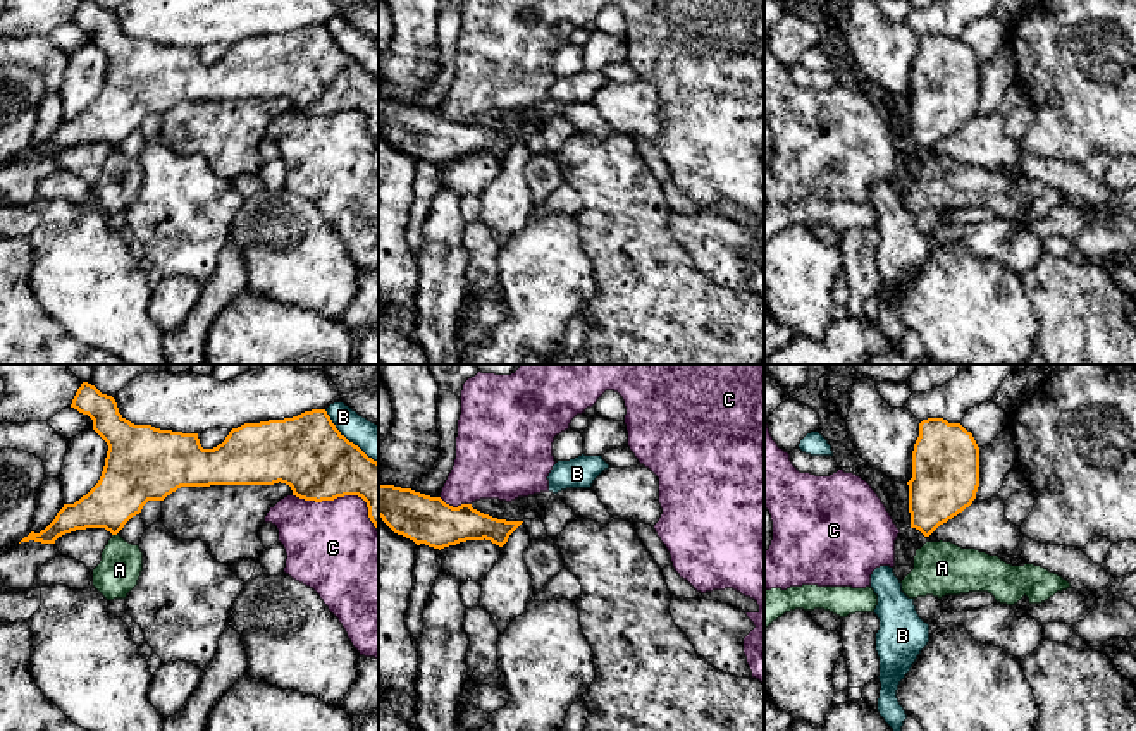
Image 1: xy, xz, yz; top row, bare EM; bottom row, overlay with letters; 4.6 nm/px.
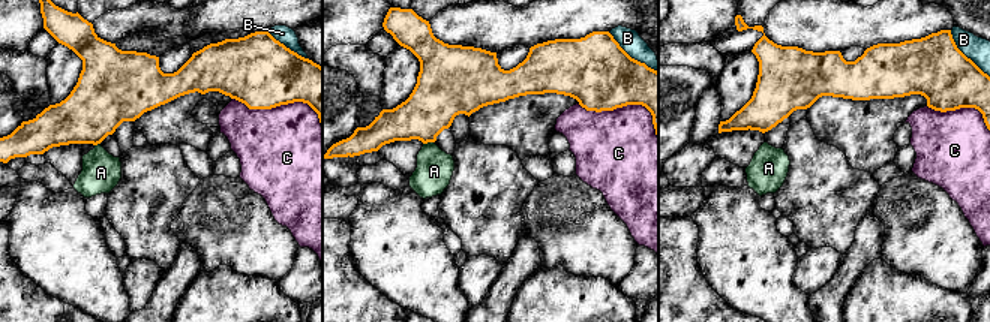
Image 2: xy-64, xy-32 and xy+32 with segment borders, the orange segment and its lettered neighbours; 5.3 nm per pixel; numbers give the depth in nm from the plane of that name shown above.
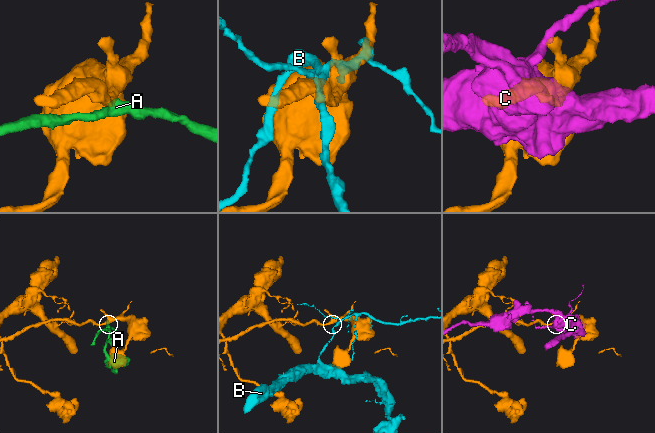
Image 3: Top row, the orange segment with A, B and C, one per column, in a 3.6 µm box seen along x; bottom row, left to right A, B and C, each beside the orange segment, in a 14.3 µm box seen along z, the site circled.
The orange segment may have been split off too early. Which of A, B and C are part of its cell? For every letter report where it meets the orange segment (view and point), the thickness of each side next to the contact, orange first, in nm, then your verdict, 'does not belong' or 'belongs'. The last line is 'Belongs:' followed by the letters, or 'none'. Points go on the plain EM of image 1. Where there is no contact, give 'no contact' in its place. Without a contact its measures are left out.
A: meets orange in xy at (114, 148); 260 nm thick on the orange side, 200 nm on the other; does not belong
B: meets orange in xy at (346, 54); 360 nm thick on the orange side, 160 nm on the other; does not belong
C: meets orange in xy at (345, 109); 340 nm thick on the orange side, 420 nm on the other; does not belong
Belongs: none

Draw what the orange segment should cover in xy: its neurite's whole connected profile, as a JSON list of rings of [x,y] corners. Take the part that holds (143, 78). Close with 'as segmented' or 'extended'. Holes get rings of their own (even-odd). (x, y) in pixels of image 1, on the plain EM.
[[[81,0],[71,22],[88,29],[93,34],[93,45],[108,60],[102,91],[79,115],[64,119],[45,144],[31,146],[21,157],[55,158],[59,151],[86,143],[105,143],[117,150],[148,115],[164,115],[181,101],[279,96],[289,100],[293,110],[305,115],[322,117],[358,110],[367,117],[368,132],[379,146],[379,77],[349,57],[325,24],[312,24],[284,34],[244,38],[232,43],[217,62],[203,64],[198,48],[131,38],[119,28],[115,14],[102,9],[95,0]]] | as segmented

